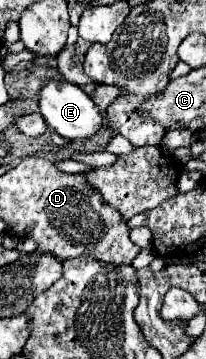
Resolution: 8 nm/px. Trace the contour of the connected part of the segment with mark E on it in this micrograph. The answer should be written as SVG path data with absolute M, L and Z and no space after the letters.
M50 79L40 89L38 97L40 97L38 99L38 109L40 109L46 125L52 131L60 133L68 141L92 137L104 125L100 109L94 105L94 101L76 83L70 83L70 81L66 83L66 79Z

